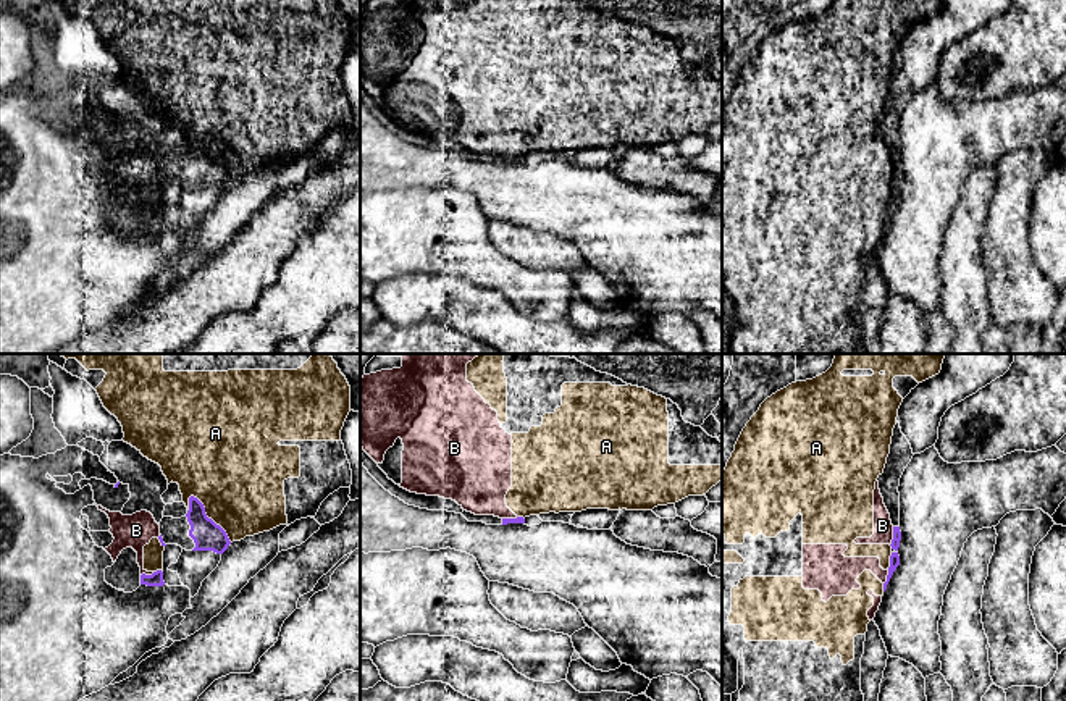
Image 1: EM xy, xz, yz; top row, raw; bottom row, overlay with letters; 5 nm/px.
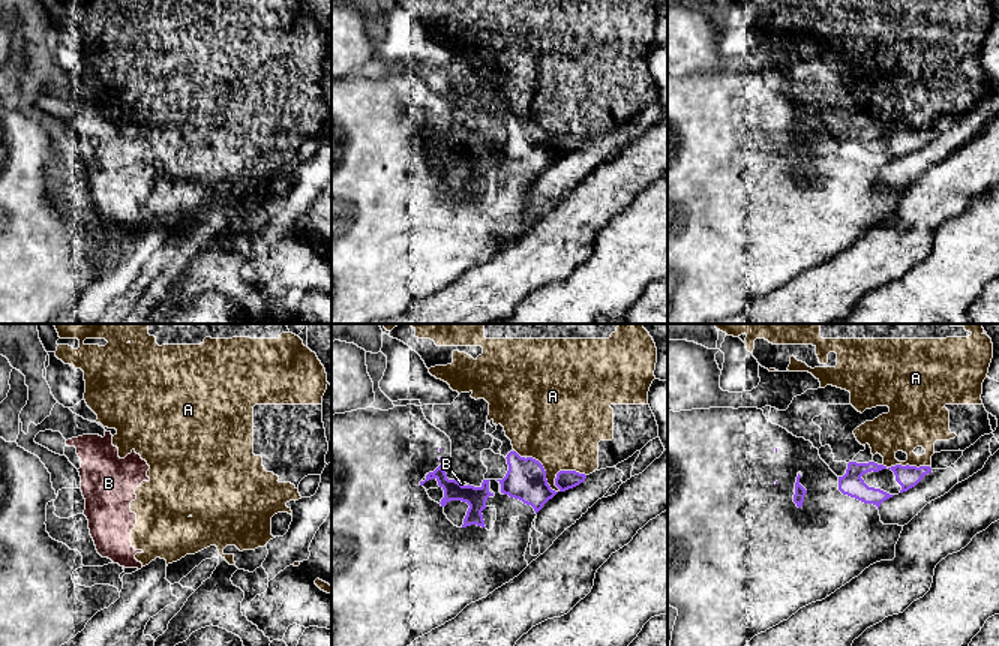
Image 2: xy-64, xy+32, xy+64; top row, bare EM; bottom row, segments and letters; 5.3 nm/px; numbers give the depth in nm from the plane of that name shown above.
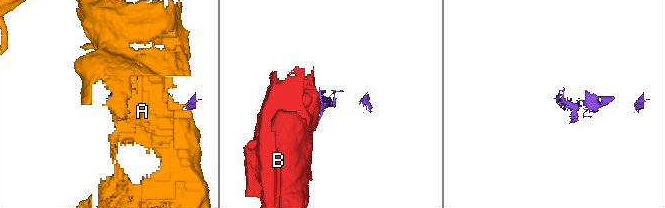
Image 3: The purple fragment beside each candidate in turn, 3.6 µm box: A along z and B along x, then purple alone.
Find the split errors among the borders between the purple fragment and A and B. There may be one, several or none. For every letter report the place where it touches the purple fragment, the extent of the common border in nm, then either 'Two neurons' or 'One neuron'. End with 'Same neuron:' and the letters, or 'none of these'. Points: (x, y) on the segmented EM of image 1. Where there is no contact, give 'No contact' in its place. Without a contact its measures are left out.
A: Touches purple at xy (210, 519). Shared border 320 nm. Two neurons
B: Touches purple at yz (893, 537). Shared border 100 nm. Two neurons
Same neuron: none of these

